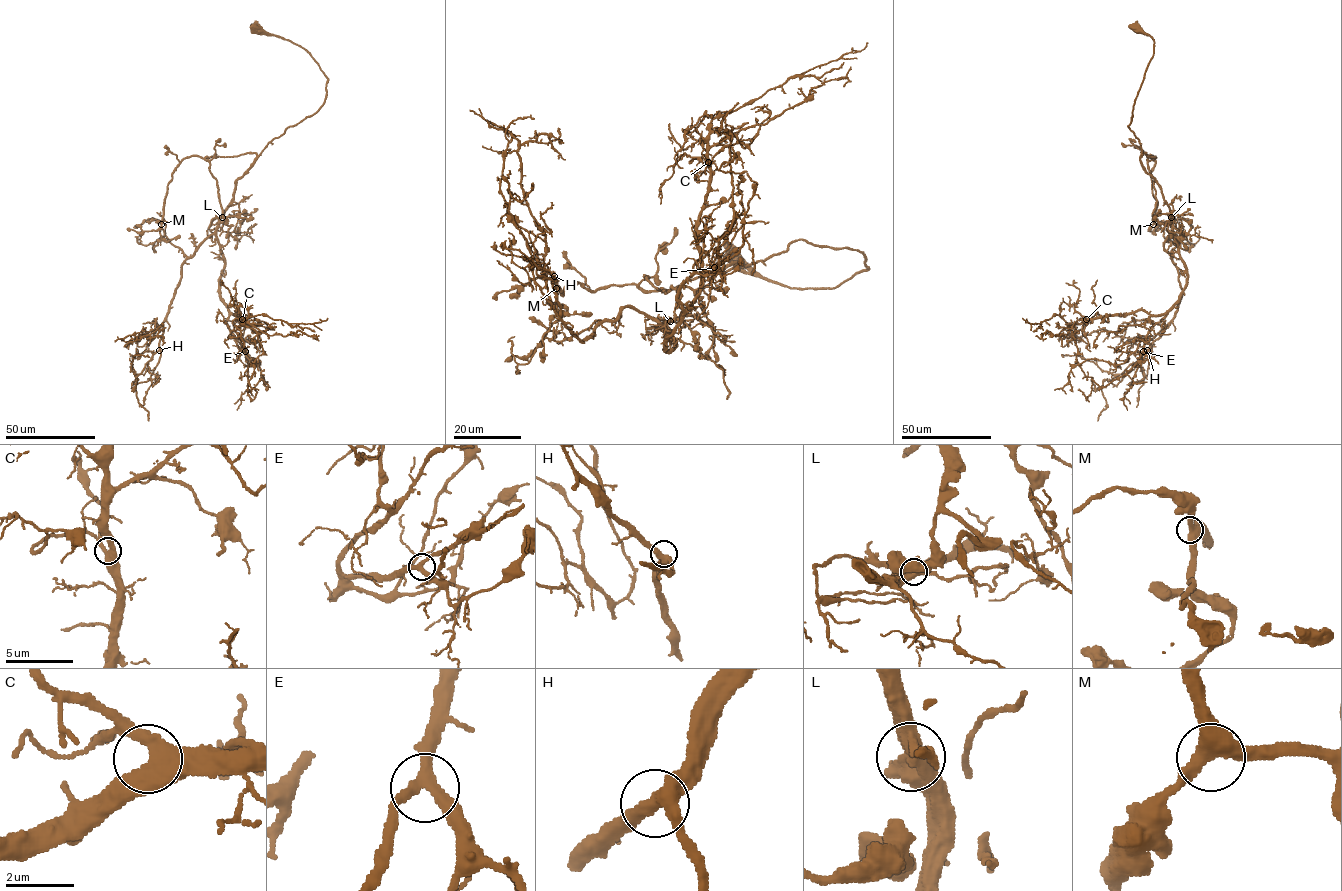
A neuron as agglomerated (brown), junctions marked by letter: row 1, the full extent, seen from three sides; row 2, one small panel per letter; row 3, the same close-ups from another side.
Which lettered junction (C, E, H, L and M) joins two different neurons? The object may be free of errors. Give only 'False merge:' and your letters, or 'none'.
False merge: L

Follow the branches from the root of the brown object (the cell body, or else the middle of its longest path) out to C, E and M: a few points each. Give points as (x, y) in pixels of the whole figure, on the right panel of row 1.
C: (1138, 27), (1153, 40), (1154, 53), (1128, 126), (1169, 208), (1186, 286), (1162, 314), (1137, 310), (1086, 319)
E: (1138, 27), (1153, 40), (1154, 53), (1128, 126), (1168, 206), (1187, 273), (1180, 300), (1151, 328), (1143, 351)
M: (1138, 27), (1153, 40), (1154, 53), (1128, 126), (1140, 156), (1155, 157), (1153, 224)

